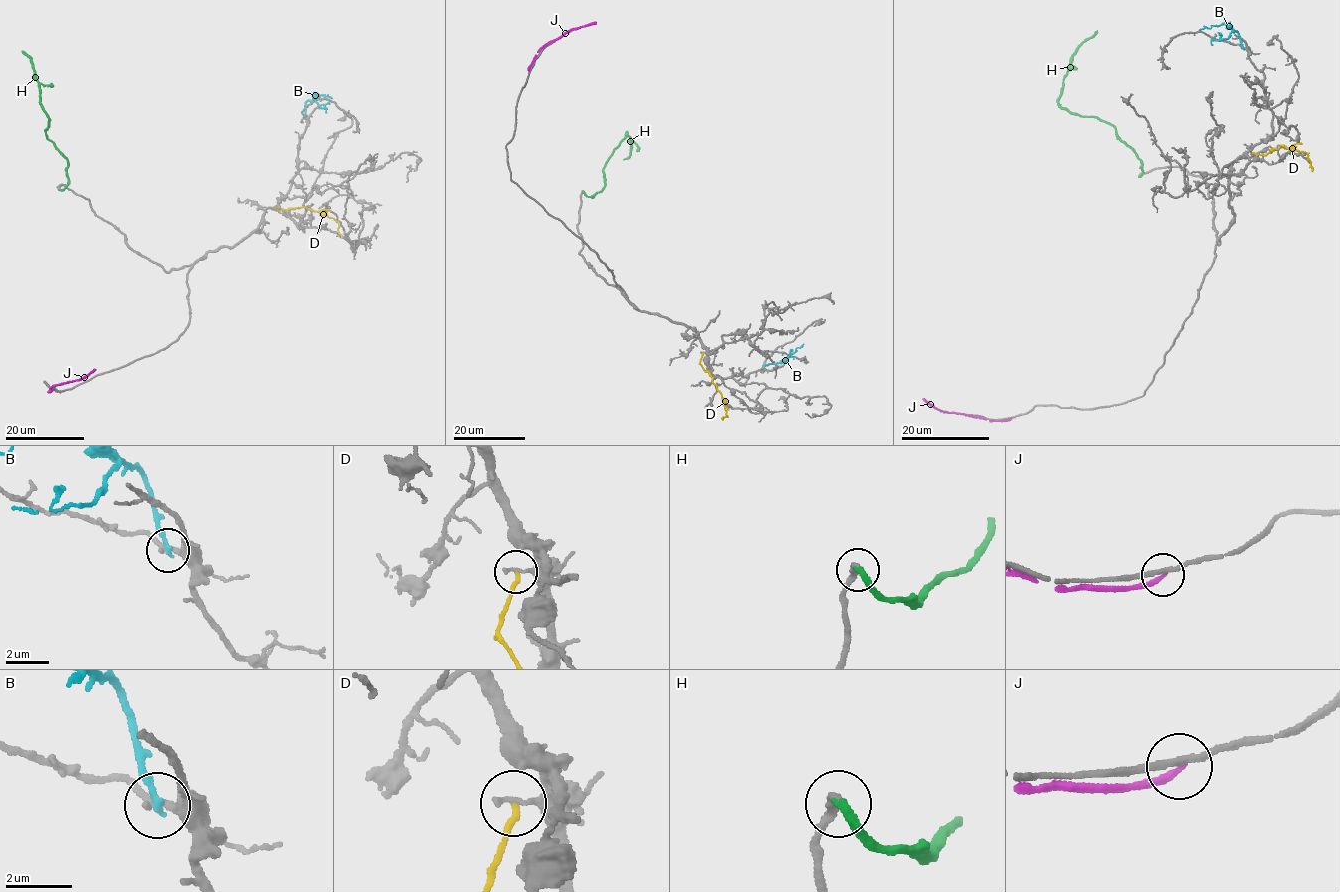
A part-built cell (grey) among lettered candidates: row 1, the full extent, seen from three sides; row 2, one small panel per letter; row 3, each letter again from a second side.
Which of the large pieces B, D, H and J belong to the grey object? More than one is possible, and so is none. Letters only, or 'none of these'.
H

